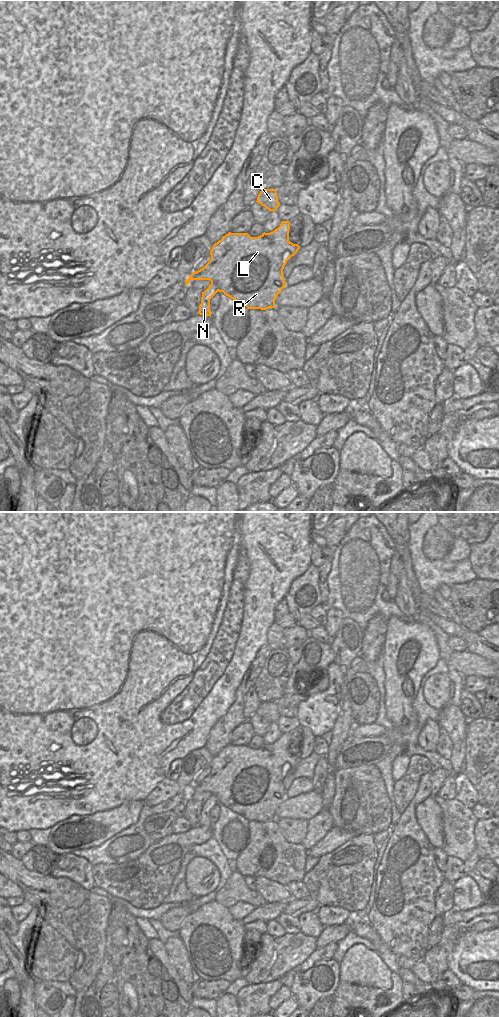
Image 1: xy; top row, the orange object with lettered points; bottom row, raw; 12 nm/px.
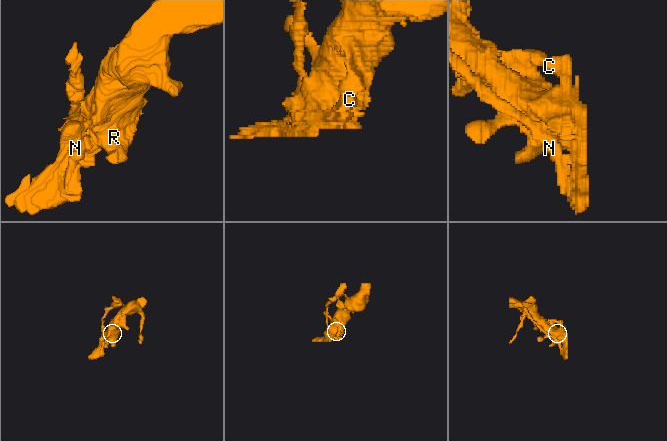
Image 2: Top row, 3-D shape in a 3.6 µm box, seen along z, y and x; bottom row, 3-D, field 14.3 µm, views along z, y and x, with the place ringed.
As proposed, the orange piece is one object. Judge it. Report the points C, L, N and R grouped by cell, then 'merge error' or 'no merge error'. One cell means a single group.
C L R / N; merge error

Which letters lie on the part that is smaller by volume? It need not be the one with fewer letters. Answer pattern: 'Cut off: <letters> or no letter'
Cut off: N

